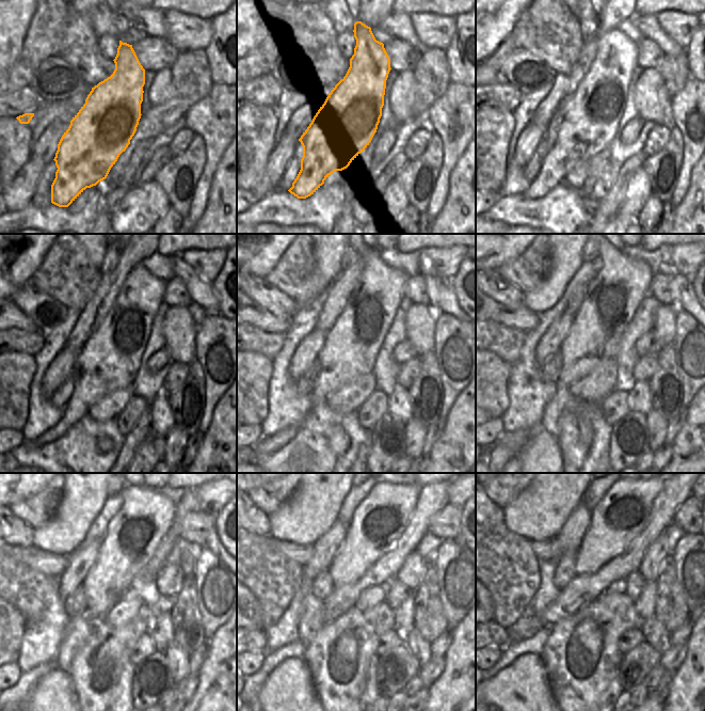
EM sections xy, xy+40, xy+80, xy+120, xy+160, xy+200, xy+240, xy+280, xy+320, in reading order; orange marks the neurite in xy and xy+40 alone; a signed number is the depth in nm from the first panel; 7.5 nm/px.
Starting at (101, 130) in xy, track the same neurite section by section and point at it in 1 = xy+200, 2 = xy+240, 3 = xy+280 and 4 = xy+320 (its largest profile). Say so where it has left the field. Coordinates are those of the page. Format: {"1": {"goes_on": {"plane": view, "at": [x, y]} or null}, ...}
{"1": {"goes_on": {"plane": "xy+200", "at": [612, 297]}}, "2": {"goes_on": {"plane": "xy+240", "at": [133, 535]}}, "3": {"goes_on": {"plane": "xy+280", "at": [379, 521]}}, "4": {"goes_on": {"plane": "xy+320", "at": [621, 516]}}}

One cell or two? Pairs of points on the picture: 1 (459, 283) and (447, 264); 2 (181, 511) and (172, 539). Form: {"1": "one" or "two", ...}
{"1": "two", "2": "one"}

